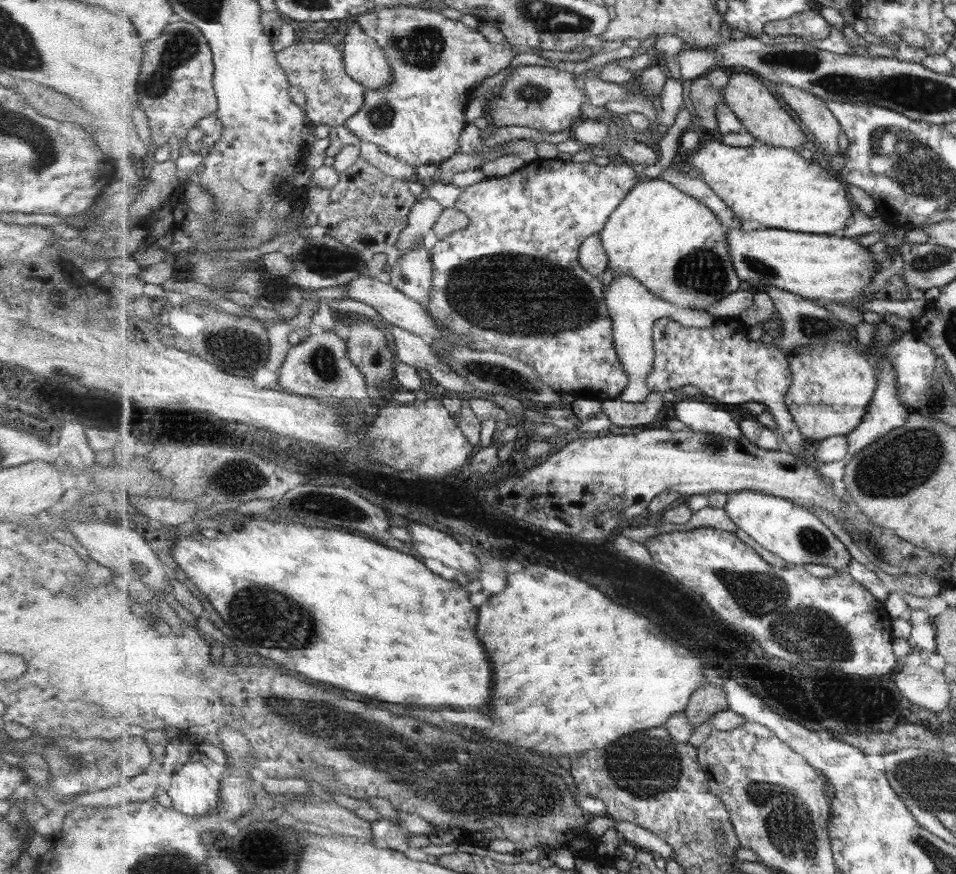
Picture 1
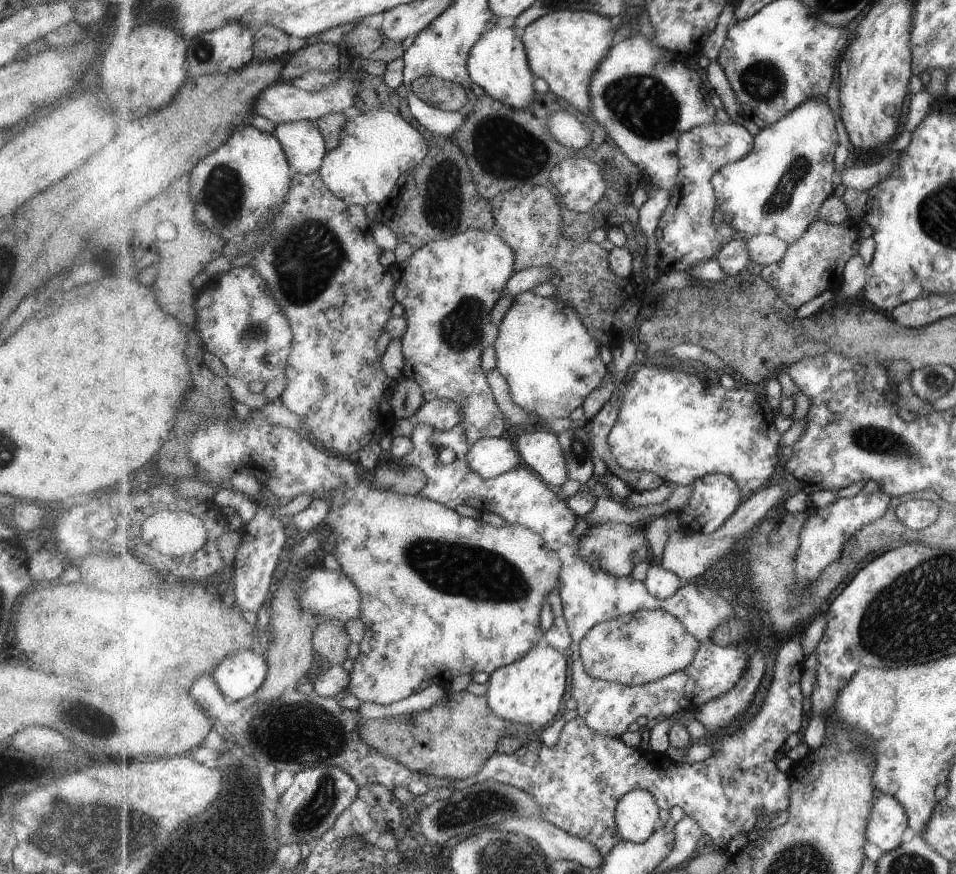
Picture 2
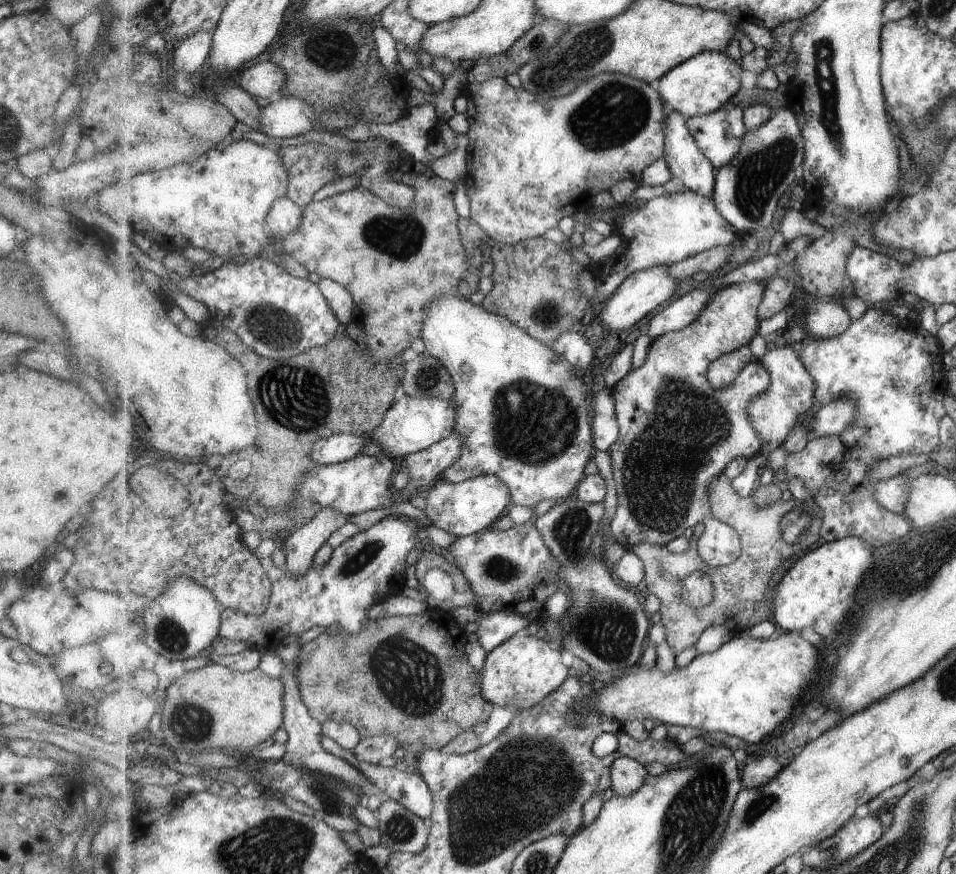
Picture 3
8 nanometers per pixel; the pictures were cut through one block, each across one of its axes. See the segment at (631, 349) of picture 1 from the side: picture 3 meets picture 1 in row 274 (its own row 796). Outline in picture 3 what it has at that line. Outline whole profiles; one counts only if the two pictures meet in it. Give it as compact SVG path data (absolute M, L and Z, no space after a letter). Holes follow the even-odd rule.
M621 757L612 764L612 790L622 797L631 797L649 777L644 764L638 760Z

